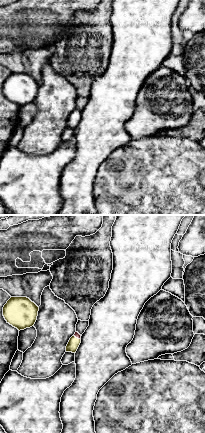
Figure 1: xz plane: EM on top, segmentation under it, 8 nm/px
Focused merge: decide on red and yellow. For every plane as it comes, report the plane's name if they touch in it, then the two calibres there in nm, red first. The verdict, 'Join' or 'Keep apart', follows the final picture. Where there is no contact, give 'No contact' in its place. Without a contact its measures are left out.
Touches red in xz. Thickness 50 nm (red) against 90 nm

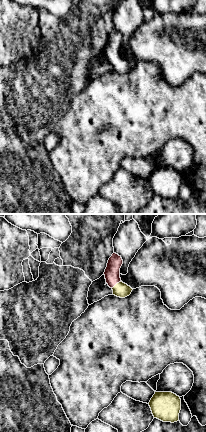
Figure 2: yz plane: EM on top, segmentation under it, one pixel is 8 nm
Touches red in yz. Thickness 130 nm (red) against 120 nm

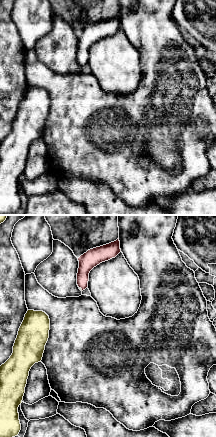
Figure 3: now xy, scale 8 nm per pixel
Touches red in xy. Thickness 140 nm (red) against 20 nm

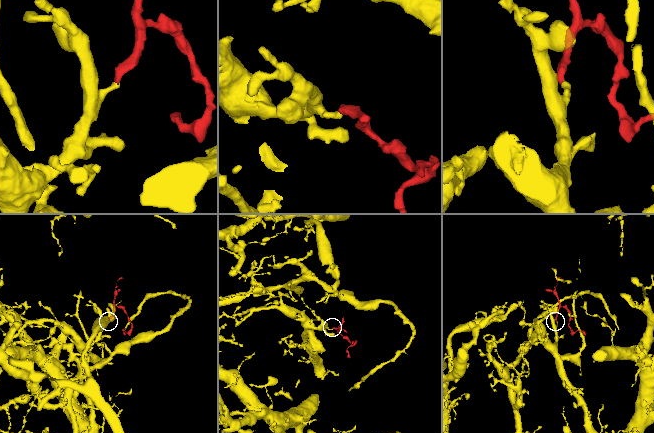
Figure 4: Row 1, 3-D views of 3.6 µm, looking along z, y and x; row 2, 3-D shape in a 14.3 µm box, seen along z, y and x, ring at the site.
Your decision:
Join

